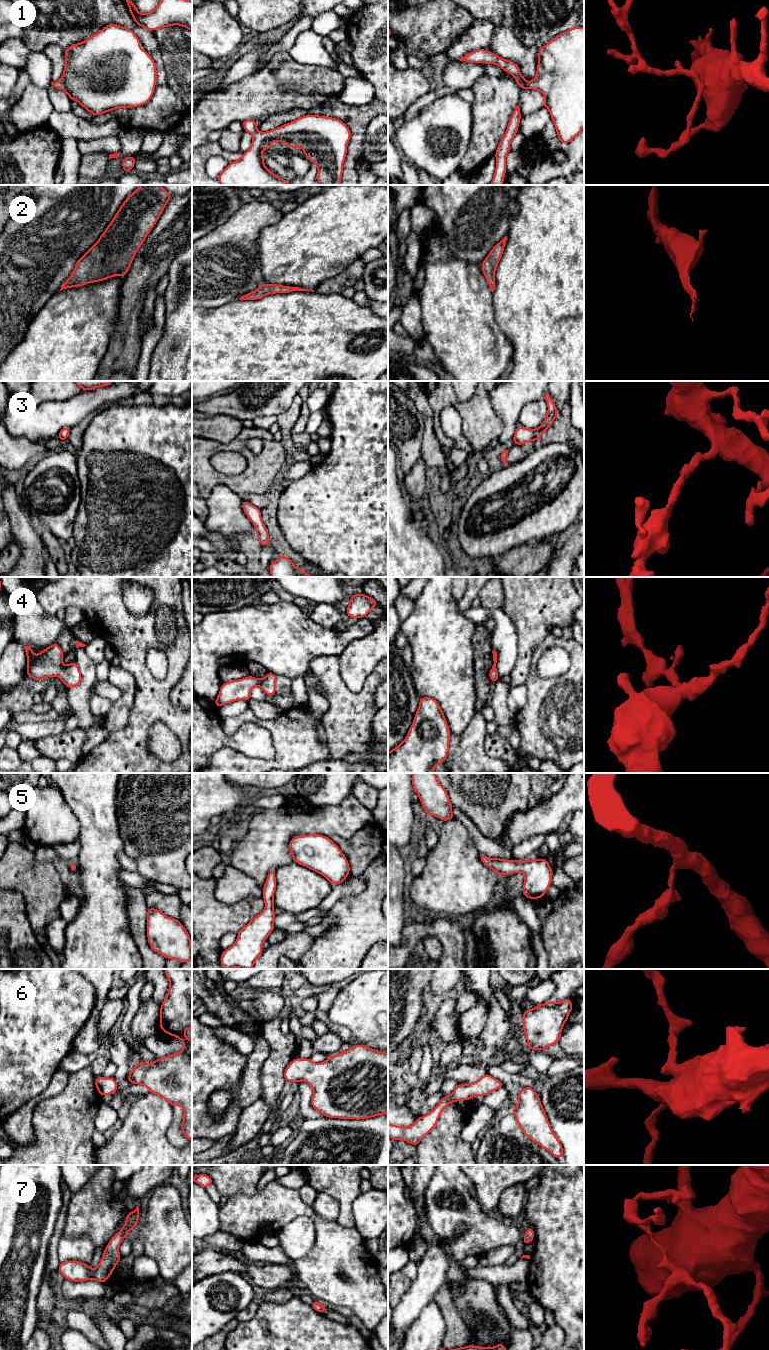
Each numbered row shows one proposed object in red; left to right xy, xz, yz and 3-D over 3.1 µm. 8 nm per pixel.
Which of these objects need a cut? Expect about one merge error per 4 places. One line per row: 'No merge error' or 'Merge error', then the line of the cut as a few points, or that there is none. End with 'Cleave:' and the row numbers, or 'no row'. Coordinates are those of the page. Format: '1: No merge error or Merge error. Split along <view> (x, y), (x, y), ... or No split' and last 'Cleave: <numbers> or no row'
1: No merge error. No split
2: No merge error. No split
3: No merge error. No split
4: No merge error. No split
5: No merge error. No split
6: No merge error. No split
7: No merge error. No split
Cleave: no row

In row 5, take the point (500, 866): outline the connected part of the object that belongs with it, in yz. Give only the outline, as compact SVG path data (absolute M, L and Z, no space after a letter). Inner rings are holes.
M480 854L479 858L497 875L511 875L521 871L524 874L522 895L531 900L544 897L552 884L554 873L546 858L518 861L489 858L483 854Z

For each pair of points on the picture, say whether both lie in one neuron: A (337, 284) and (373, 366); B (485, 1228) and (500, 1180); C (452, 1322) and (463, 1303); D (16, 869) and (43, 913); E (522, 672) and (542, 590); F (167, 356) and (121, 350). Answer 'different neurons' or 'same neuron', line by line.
A: different neurons
B: different neurons
C: different neurons
D: same neuron
E: same neuron
F: different neurons

